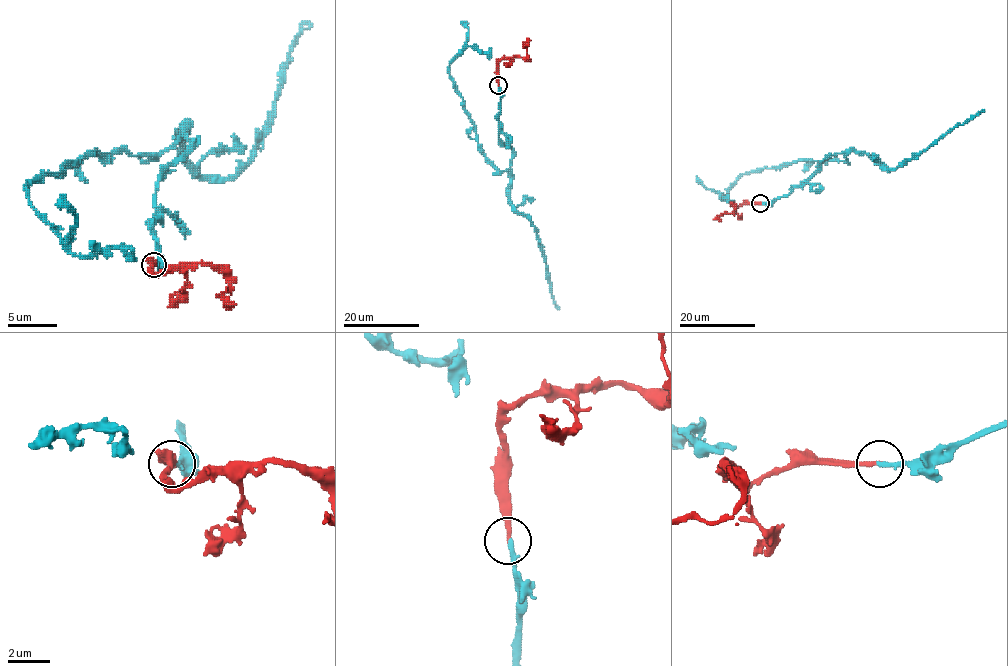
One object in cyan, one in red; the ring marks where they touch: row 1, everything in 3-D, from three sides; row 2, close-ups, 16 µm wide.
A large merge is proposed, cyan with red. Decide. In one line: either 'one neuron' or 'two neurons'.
one neuron

